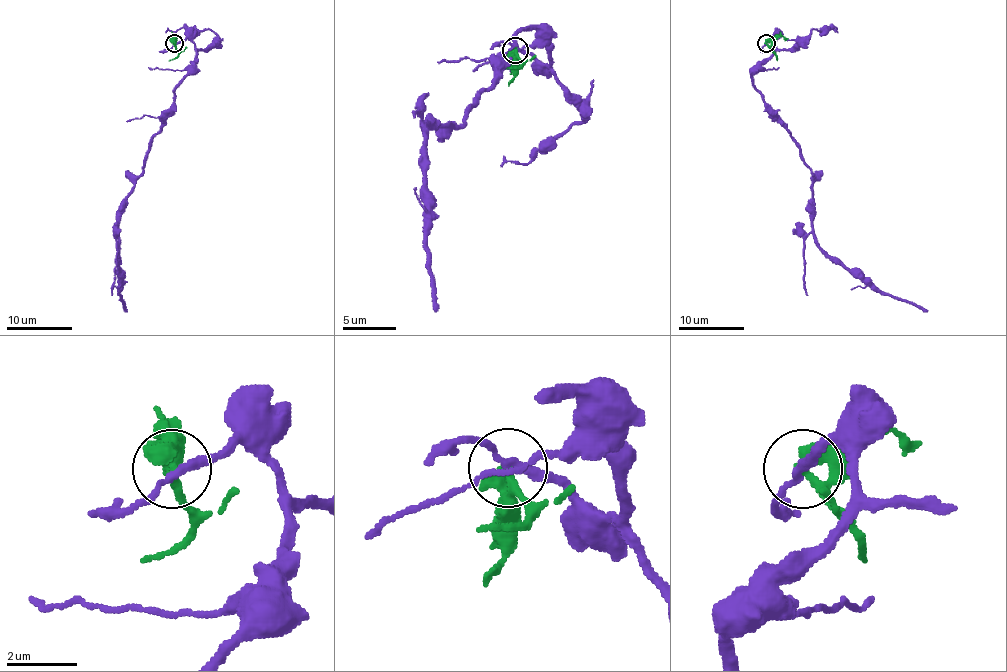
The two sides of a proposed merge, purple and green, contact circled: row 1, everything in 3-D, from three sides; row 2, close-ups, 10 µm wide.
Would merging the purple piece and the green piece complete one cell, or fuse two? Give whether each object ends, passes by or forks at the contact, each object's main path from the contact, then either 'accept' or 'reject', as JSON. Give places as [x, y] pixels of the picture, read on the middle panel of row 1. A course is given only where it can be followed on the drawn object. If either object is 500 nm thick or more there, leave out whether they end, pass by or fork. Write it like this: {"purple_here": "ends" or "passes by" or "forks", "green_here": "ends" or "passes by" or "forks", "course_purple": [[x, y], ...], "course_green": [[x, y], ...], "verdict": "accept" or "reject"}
{"purple_here": "passes by", "green_here": "passes by", "course_purple": [[514, 51], [549, 64], [549, 48], [536, 29], [522, 29], [464, 122], [425, 127], [425, 241], [435, 312]], "course_green": [[514, 51], [520, 64], [506, 69]], "verdict": "reject"}

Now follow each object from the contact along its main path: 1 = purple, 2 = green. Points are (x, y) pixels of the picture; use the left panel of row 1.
1: (174, 44), (187, 39), (195, 62), (174, 93), (174, 109), (153, 138), (120, 217), (118, 292), (125, 310)
2: (174, 44), (177, 55), (169, 60)

